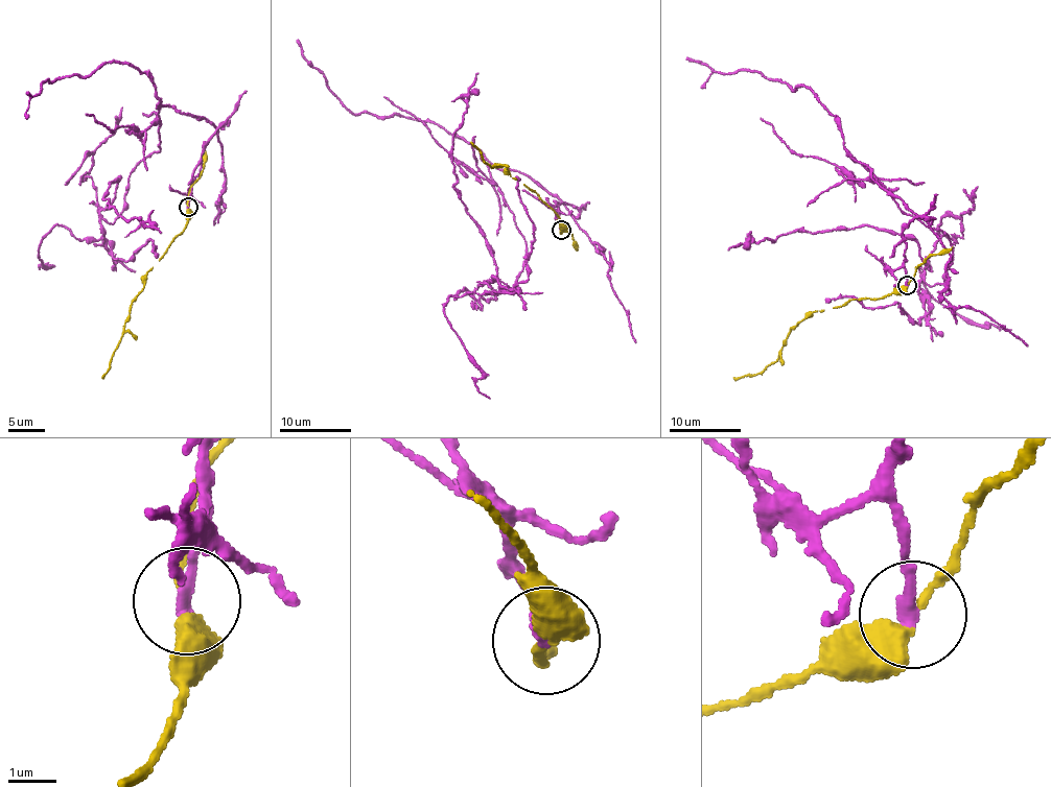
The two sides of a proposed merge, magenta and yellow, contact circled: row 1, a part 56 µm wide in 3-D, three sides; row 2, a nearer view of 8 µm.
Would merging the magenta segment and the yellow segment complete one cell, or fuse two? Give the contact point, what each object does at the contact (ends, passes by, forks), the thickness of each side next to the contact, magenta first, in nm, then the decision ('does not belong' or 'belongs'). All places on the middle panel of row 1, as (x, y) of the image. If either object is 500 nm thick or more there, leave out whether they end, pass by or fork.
at (561, 230); magenta ends there; yellow passes by; 260 nm thick on the magenta side, 240 nm on the other; does not belong

